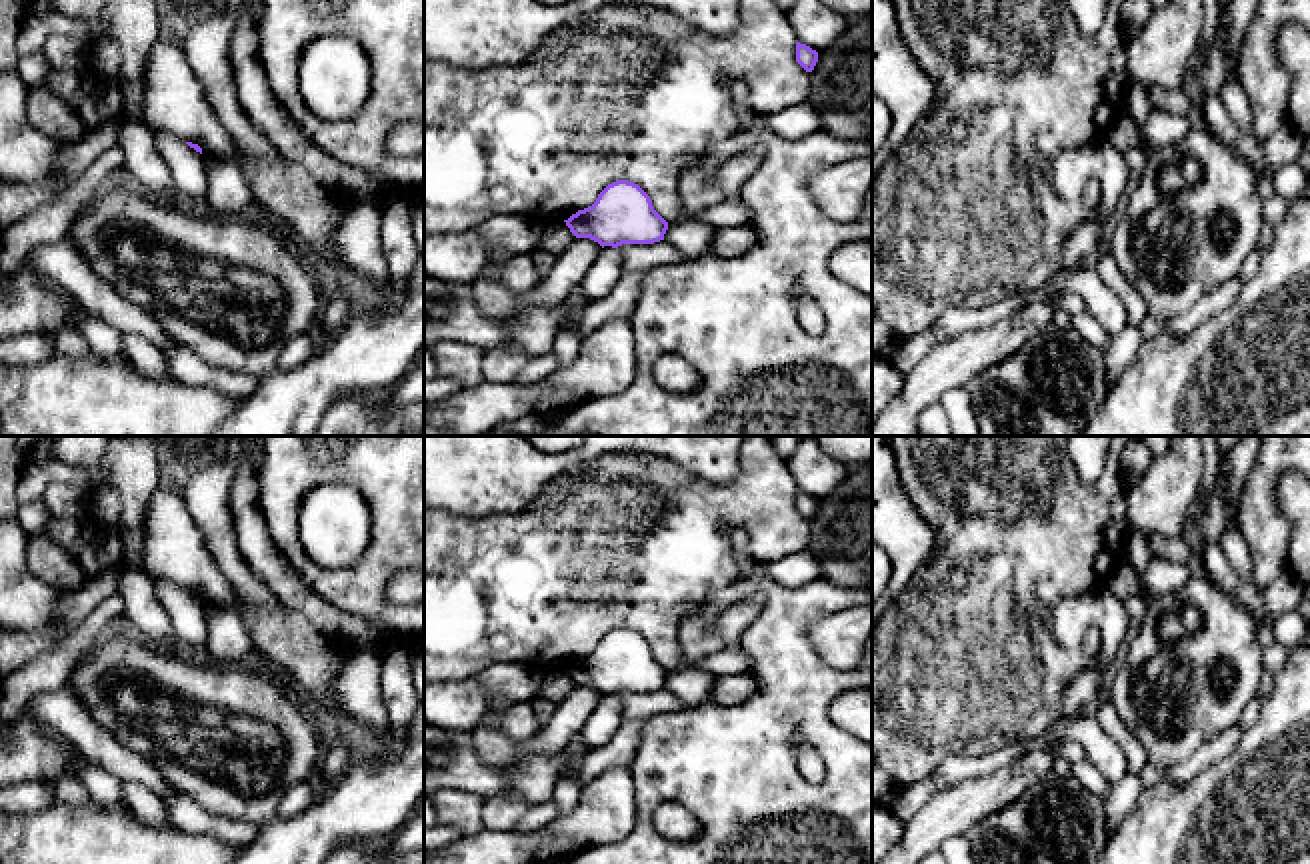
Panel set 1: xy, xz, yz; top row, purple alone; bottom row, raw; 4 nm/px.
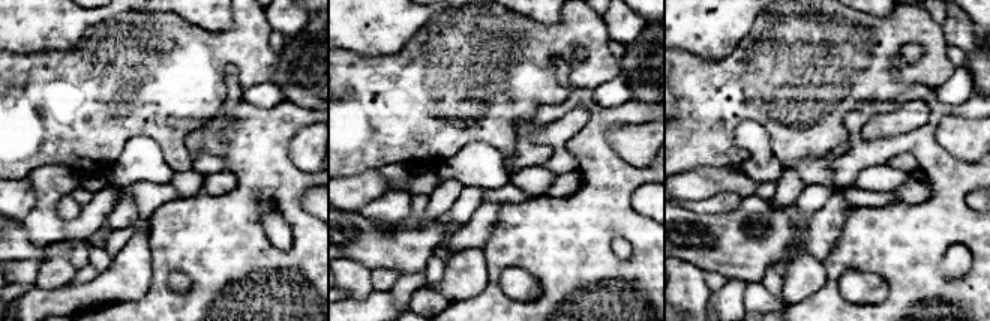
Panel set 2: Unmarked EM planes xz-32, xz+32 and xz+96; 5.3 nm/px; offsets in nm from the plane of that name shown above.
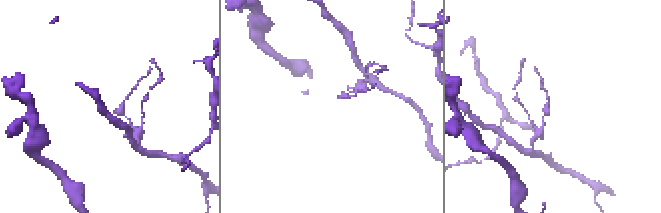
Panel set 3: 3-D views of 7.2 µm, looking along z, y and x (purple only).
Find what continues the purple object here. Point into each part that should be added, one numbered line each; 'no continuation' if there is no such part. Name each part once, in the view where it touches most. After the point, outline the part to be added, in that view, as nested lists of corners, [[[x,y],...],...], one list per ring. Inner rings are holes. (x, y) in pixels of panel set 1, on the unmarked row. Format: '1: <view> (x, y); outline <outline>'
no continuation

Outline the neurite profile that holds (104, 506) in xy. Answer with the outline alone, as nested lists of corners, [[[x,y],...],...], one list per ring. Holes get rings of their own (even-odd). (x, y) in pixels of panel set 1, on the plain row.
[[[104,482],[92,492],[88,516],[96,522],[98,528],[114,530],[120,518],[120,506],[120,494]]]

